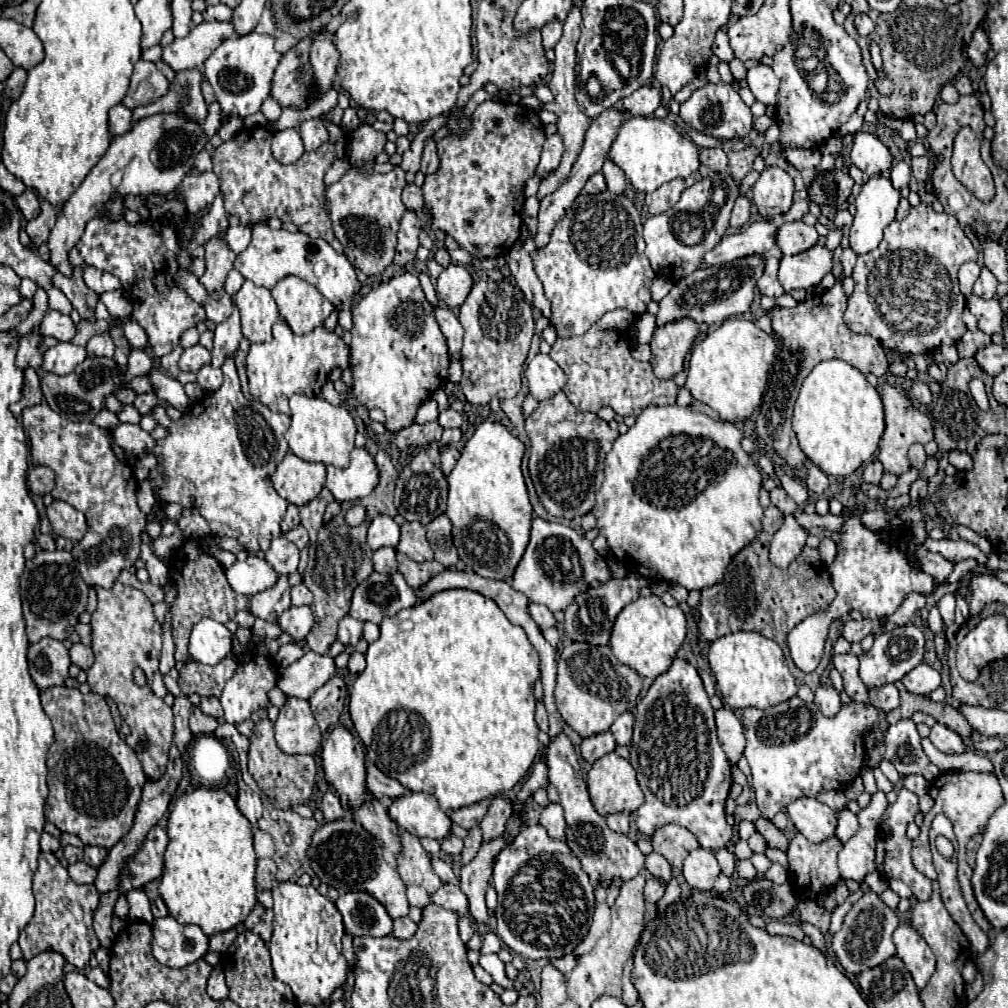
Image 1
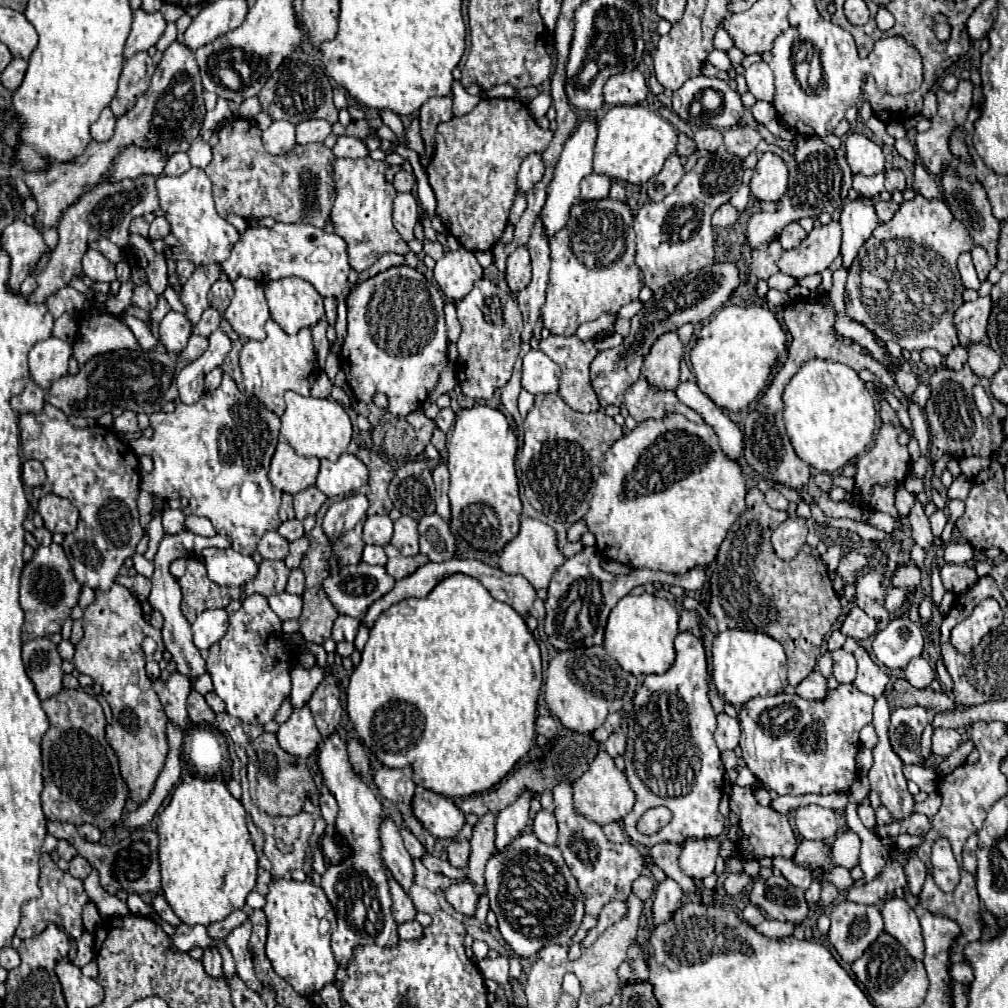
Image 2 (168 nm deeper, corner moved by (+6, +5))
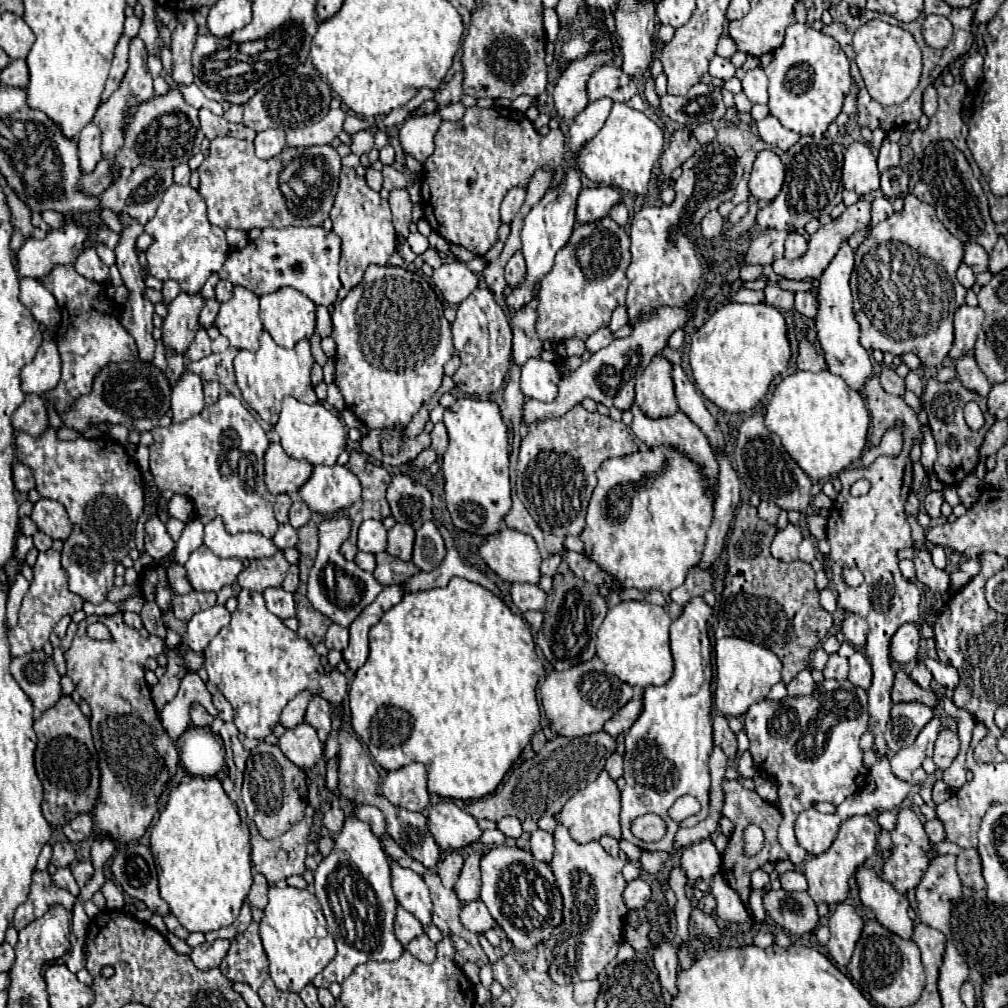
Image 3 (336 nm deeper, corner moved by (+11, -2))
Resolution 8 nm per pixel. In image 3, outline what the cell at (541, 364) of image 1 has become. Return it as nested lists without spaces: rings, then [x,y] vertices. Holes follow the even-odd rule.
[[[528,359],[522,367],[522,393],[538,401],[552,401],[558,395],[558,365],[544,359]]]

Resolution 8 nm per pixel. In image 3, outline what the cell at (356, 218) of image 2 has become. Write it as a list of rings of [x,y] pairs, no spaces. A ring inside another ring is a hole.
[[[342,167],[340,187],[330,219],[334,223],[332,231],[342,239],[340,281],[344,289],[352,289],[362,281],[368,265],[386,265],[390,255],[396,251],[396,231],[392,225],[390,207],[386,201],[382,203],[380,195],[366,185],[364,177],[356,177],[352,167]]]

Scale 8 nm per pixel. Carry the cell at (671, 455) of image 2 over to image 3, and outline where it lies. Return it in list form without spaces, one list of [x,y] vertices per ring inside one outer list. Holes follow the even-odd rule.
[[[652,447],[632,455],[608,459],[600,465],[596,475],[598,485],[588,505],[586,527],[580,533],[580,539],[584,541],[582,553],[588,559],[596,561],[602,571],[616,577],[622,589],[634,587],[642,593],[658,589],[660,593],[668,595],[672,589],[680,587],[686,579],[688,569],[702,559],[706,529],[712,523],[714,505],[712,499],[706,495],[700,467],[672,447]],[[628,475],[642,475],[642,479],[636,483],[628,483]]]

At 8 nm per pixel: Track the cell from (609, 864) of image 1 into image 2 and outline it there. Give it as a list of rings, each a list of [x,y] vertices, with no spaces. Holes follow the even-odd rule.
[[[559,780],[553,788],[555,798],[555,816],[559,822],[559,840],[557,846],[563,852],[565,864],[579,882],[579,888],[585,894],[585,912],[599,916],[601,908],[611,900],[627,900],[631,894],[631,884],[641,876],[645,868],[643,856],[631,842],[615,844],[609,842],[597,822],[587,820],[573,808],[573,786],[569,780]]]

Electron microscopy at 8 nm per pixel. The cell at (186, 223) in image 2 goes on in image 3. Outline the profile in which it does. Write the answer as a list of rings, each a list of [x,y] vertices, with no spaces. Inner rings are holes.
[[[172,185],[166,193],[164,193],[164,201],[158,205],[156,215],[144,225],[144,231],[154,237],[154,243],[148,247],[146,251],[146,259],[148,259],[148,273],[154,275],[160,281],[168,281],[174,279],[180,289],[186,293],[200,293],[200,289],[204,287],[206,279],[214,273],[220,271],[220,267],[224,265],[224,259],[228,257],[228,243],[224,237],[224,229],[214,227],[208,217],[206,217],[206,203],[202,199],[202,195],[192,189],[190,185]]]

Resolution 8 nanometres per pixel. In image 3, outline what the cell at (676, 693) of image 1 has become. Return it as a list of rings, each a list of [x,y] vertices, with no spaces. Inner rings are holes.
[[[694,597],[686,603],[682,609],[682,615],[670,626],[670,648],[674,657],[674,675],[666,685],[660,687],[646,687],[644,691],[644,711],[636,719],[636,723],[626,733],[626,753],[624,753],[624,779],[626,787],[622,791],[622,811],[620,811],[620,823],[622,823],[622,837],[634,845],[638,845],[644,851],[670,851],[672,841],[676,835],[676,821],[670,819],[668,809],[672,803],[682,795],[692,795],[700,801],[702,811],[690,819],[684,819],[684,827],[694,827],[696,823],[704,821],[708,815],[708,791],[710,791],[710,773],[708,773],[708,757],[714,749],[712,743],[712,683],[713,670],[710,663],[710,639],[708,630],[715,621],[712,615],[713,609],[706,605],[702,597]],[[646,813],[656,813],[666,821],[666,835],[660,841],[644,843],[636,839],[630,831],[630,823]]]

